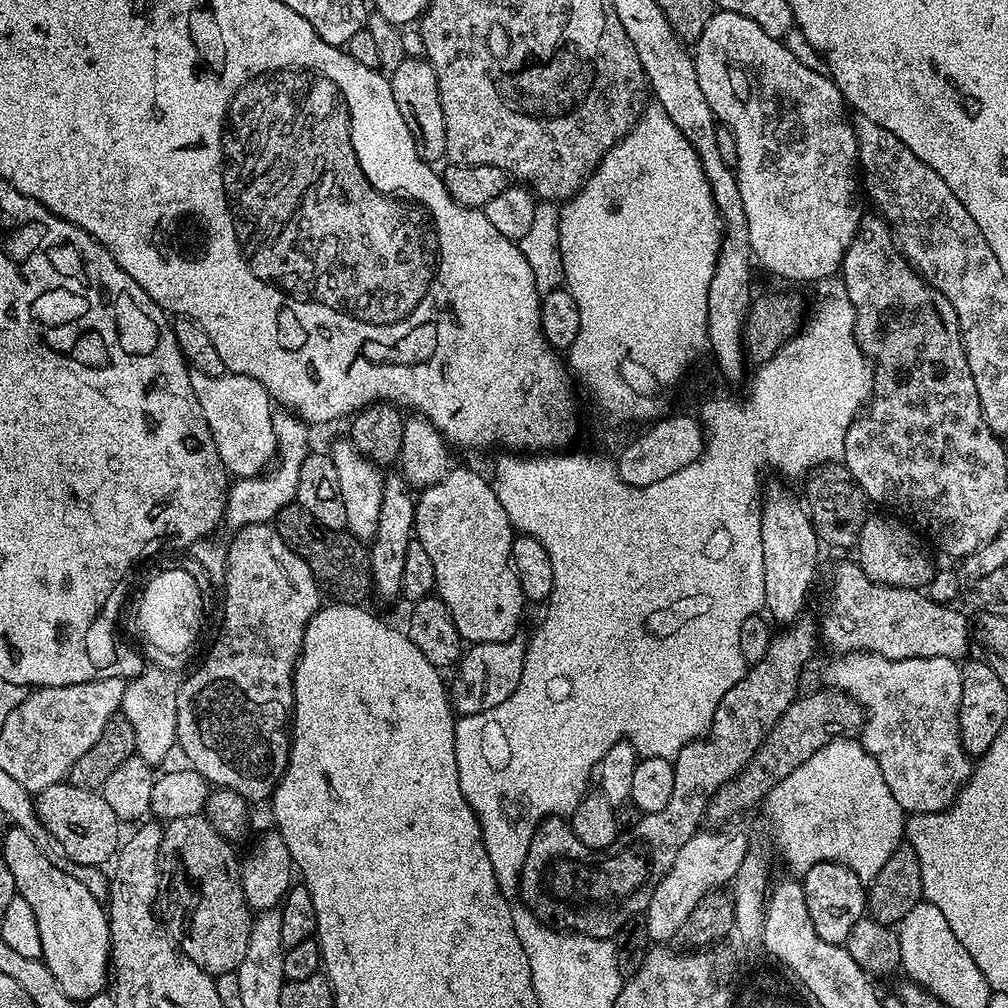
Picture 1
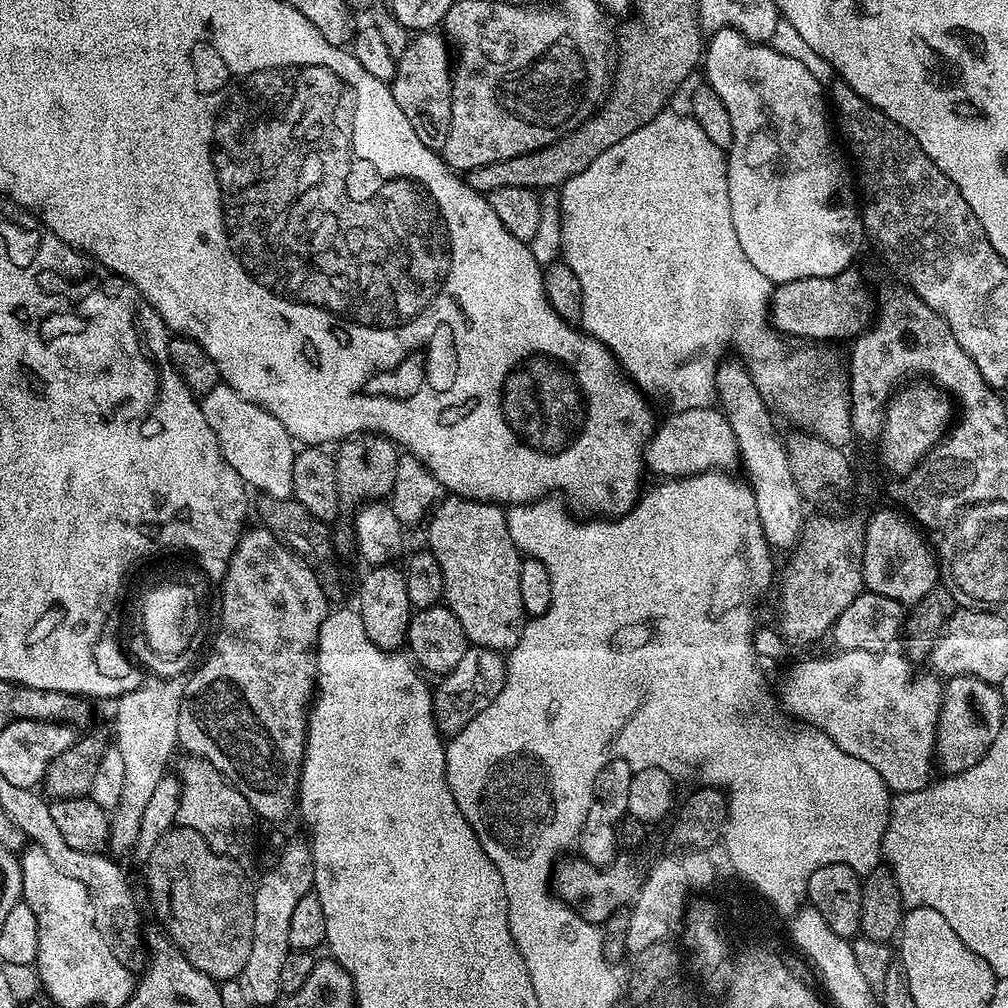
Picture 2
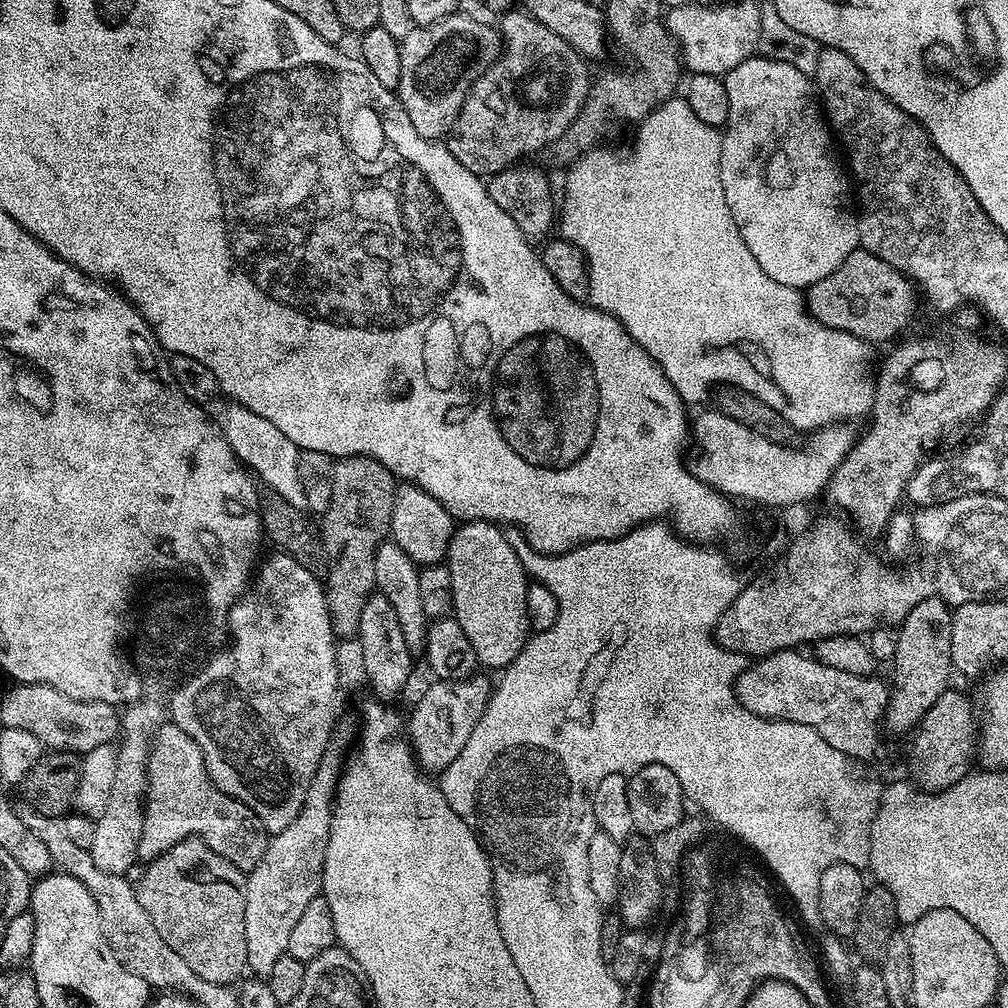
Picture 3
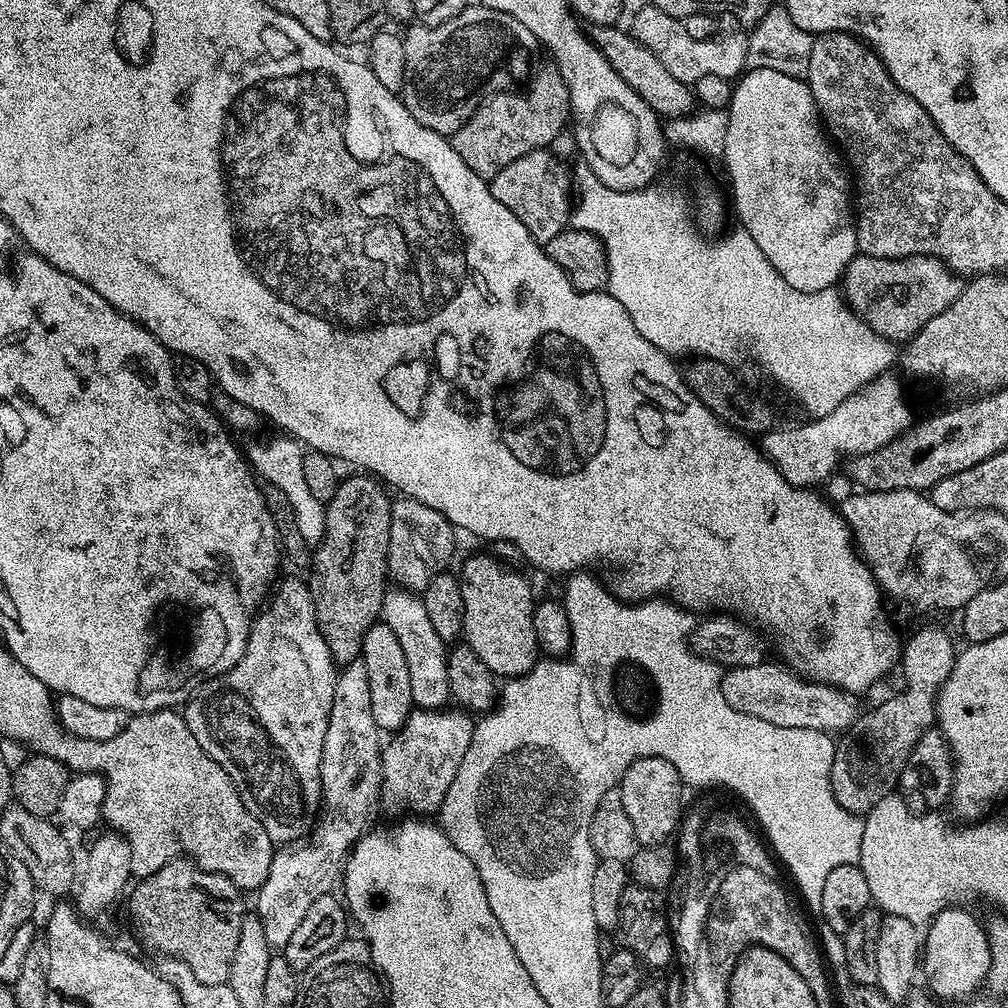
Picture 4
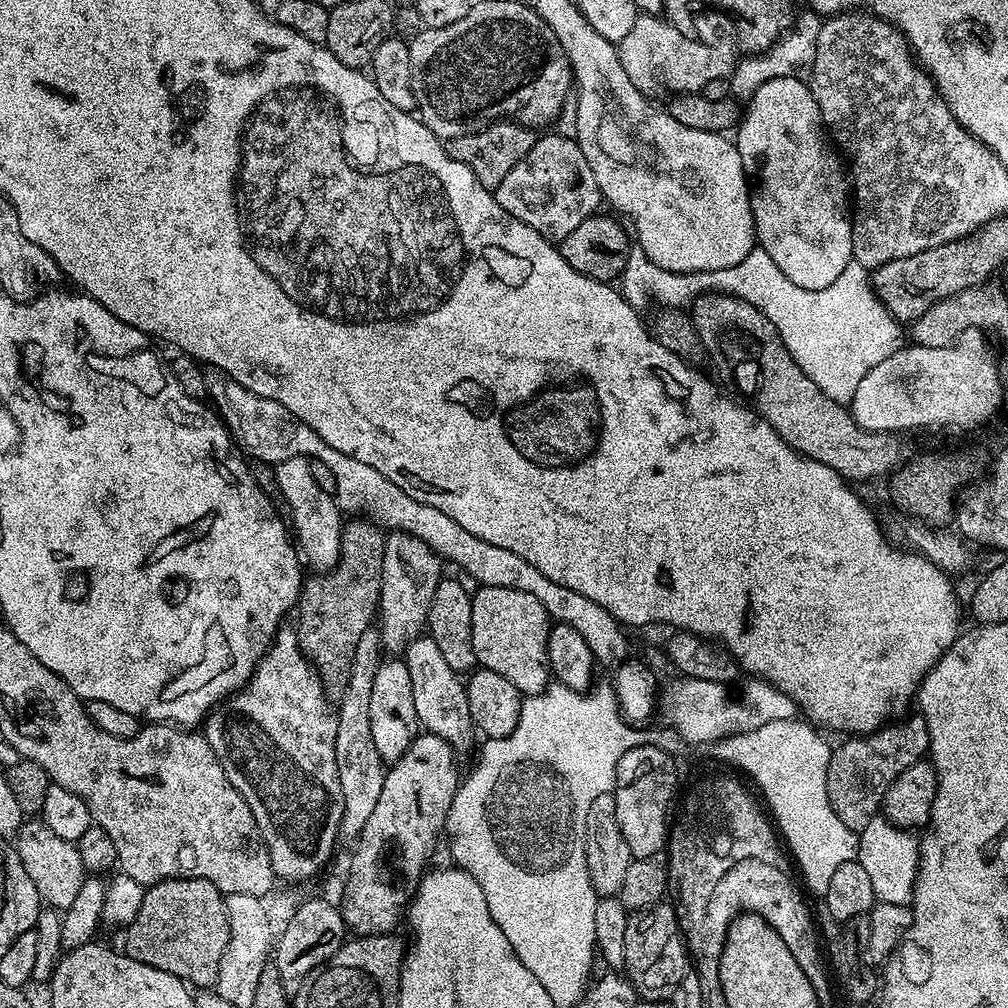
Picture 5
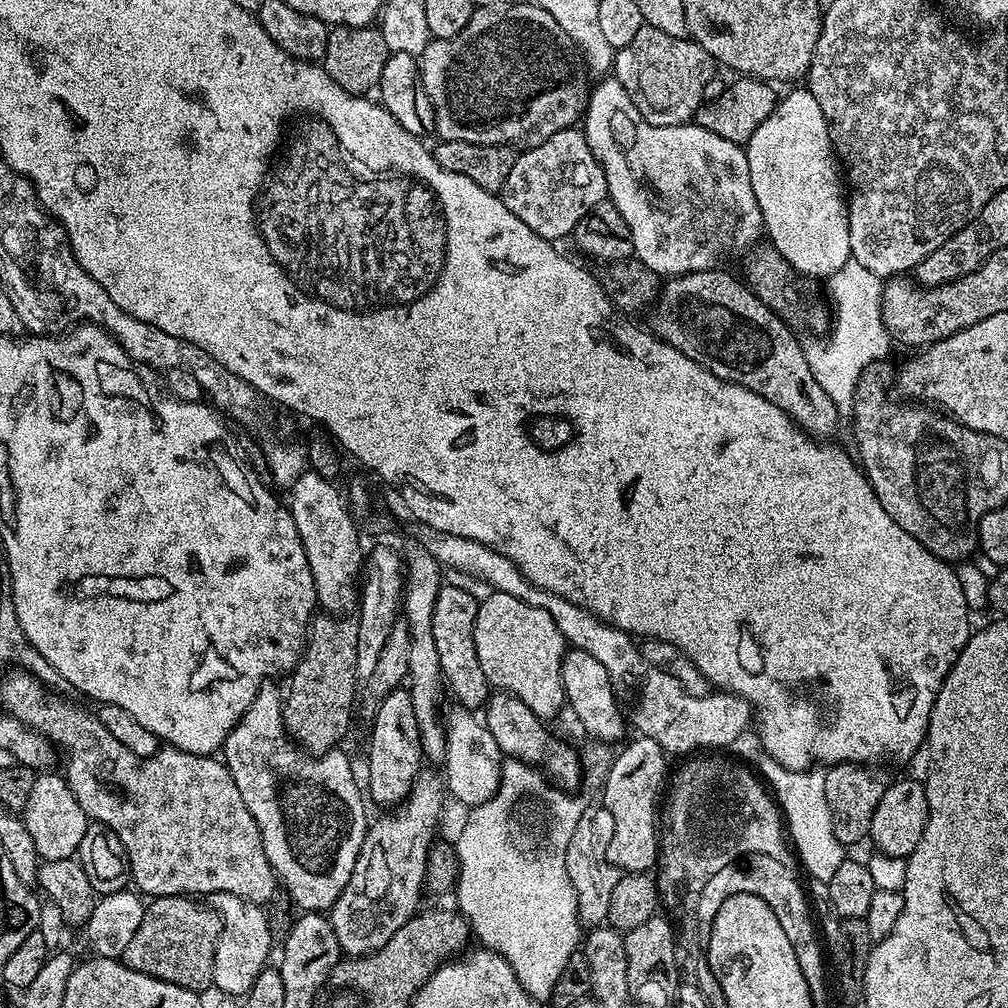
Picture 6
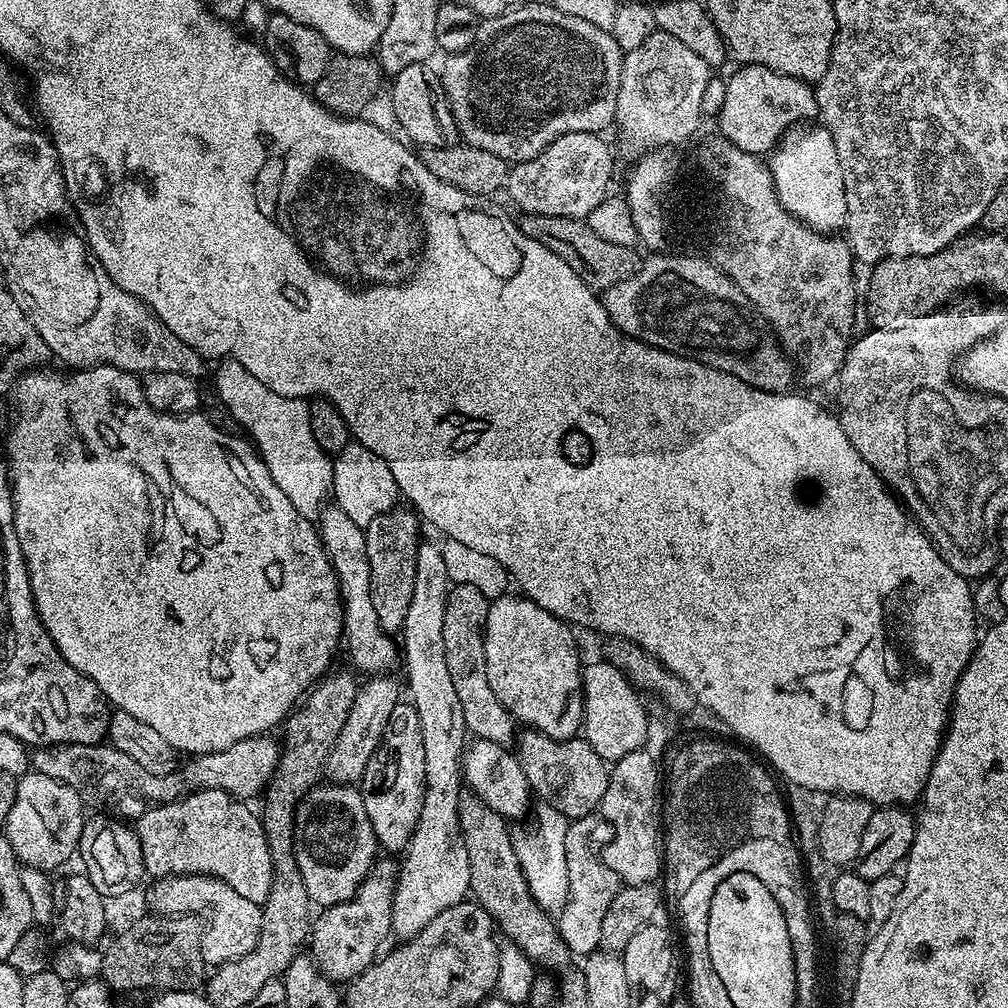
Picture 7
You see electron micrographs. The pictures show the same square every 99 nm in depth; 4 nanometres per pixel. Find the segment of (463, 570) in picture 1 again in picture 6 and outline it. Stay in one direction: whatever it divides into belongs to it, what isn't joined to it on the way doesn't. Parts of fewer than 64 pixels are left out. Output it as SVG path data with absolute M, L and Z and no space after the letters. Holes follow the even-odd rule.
M489 591L487 595L488 597L480 600L480 609L474 626L474 646L478 650L482 674L486 674L493 689L514 694L514 698L522 698L522 702L526 702L526 706L535 716L549 718L548 716L554 715L566 704L560 673L566 651L564 635L560 633L558 626L554 626L554 618L550 618L546 610L530 606L530 602L514 598L514 594Z

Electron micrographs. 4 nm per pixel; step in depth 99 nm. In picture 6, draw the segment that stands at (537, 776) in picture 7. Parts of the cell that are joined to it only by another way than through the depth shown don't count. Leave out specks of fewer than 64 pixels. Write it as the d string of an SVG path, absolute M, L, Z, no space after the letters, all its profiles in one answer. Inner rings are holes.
M493 691L482 709L482 719L490 734L494 734L494 742L498 742L505 757L520 760L523 764L539 766L553 784L565 790L576 790L579 786L581 753L576 753L566 741L550 736L544 729L545 721L535 716L526 706L526 702L522 702L522 698L514 698L514 694L509 692Z

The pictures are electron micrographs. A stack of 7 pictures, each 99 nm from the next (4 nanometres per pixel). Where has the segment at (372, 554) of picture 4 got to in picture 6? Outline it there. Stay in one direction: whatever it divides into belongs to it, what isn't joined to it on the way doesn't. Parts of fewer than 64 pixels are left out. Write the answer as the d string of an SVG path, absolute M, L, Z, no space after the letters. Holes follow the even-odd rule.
M320 614L308 626L308 643L290 673L288 696L283 697L284 728L299 747L313 753L337 747L352 724L352 707L358 704L356 662L358 634L351 619Z

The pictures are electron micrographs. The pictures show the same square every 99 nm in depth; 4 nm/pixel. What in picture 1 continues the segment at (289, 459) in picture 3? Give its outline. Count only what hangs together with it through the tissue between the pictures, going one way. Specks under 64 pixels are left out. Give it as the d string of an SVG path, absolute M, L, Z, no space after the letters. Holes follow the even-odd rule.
M225 371L222 376L207 376L201 372L192 372L192 385L198 398L198 406L202 406L202 414L206 414L208 429L214 438L214 446L218 446L218 454L225 468L236 478L261 475L276 458L276 435L272 421L274 401L262 386L262 382L230 371Z

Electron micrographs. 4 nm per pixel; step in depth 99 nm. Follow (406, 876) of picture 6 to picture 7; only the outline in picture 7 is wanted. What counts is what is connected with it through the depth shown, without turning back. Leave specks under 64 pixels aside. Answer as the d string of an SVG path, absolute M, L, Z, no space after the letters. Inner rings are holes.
M380 858L373 863L371 872L360 884L360 891L351 900L323 909L310 929L310 955L320 971L333 982L351 982L360 976L377 959L380 943L390 936L398 864L395 859L384 859L388 860Z

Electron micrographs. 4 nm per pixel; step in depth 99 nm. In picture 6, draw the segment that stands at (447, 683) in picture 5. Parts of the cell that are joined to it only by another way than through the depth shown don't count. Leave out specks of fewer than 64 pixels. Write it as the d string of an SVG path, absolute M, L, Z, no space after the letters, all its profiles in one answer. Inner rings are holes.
M453 707L453 712L447 714L447 736L445 758L442 763L442 775L446 781L447 791L456 800L461 800L467 806L475 806L491 798L498 790L500 785L500 769L502 767L502 753L498 742L494 742L494 734L490 734L490 730L485 726L483 719L478 718L475 711Z

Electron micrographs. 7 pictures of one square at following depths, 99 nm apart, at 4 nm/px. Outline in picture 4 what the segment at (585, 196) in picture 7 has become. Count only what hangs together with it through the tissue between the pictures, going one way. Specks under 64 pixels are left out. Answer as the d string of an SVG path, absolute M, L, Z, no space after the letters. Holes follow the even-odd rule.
M539 148L530 154L522 154L522 158L510 162L506 170L498 170L490 187L494 198L498 198L498 202L502 202L502 206L530 230L541 246L546 246L554 234L569 227L574 203L574 176L552 150Z

